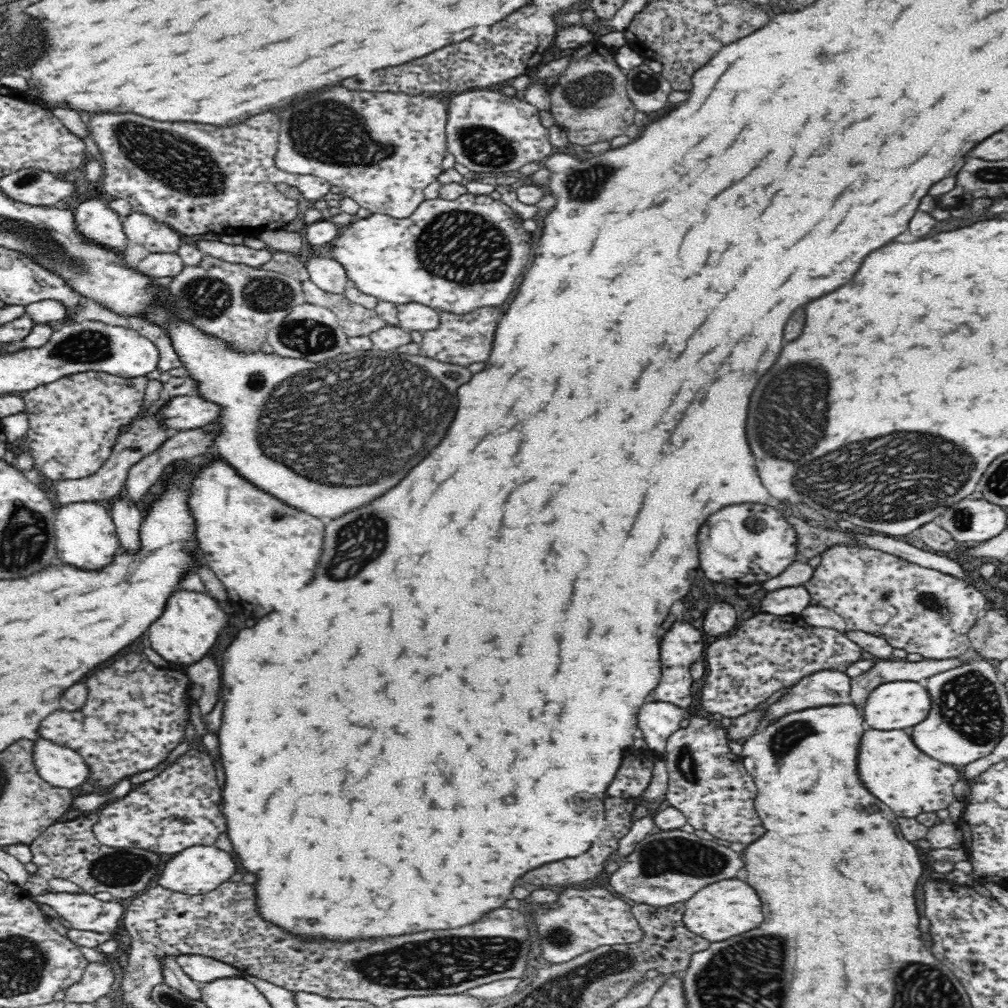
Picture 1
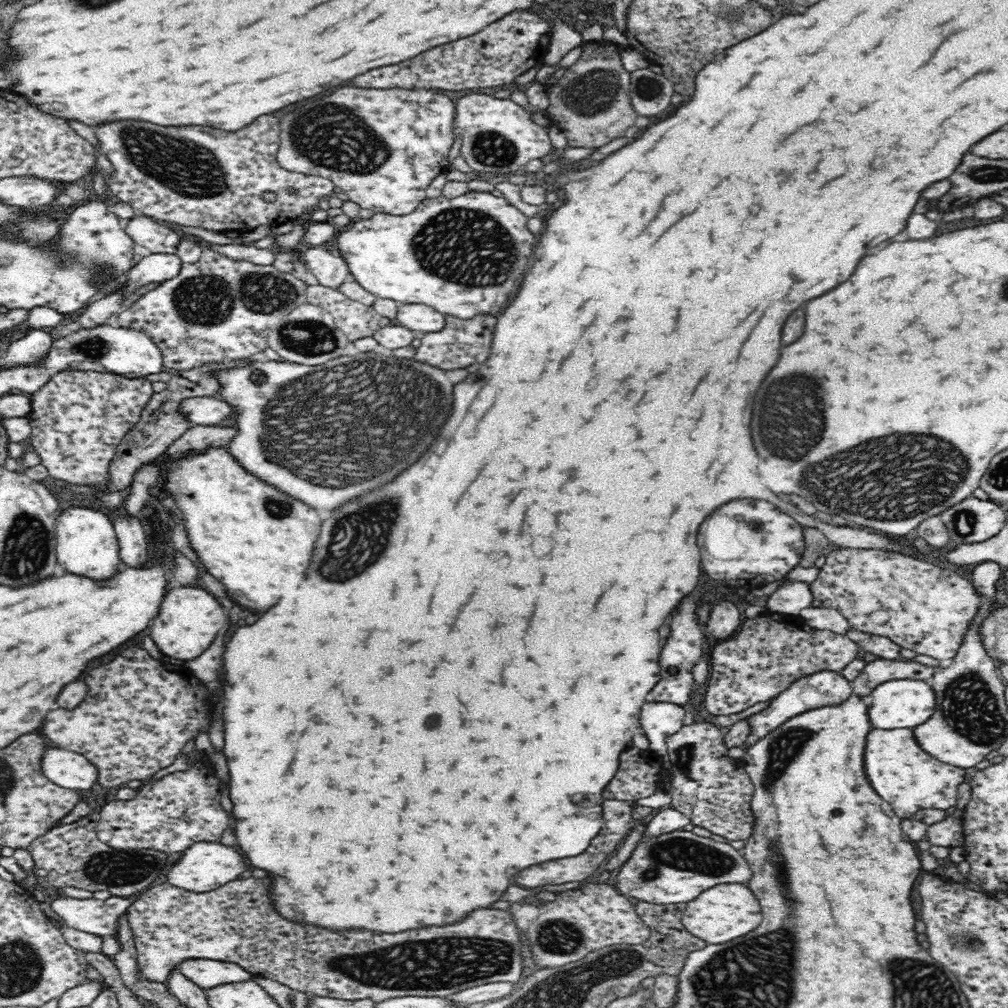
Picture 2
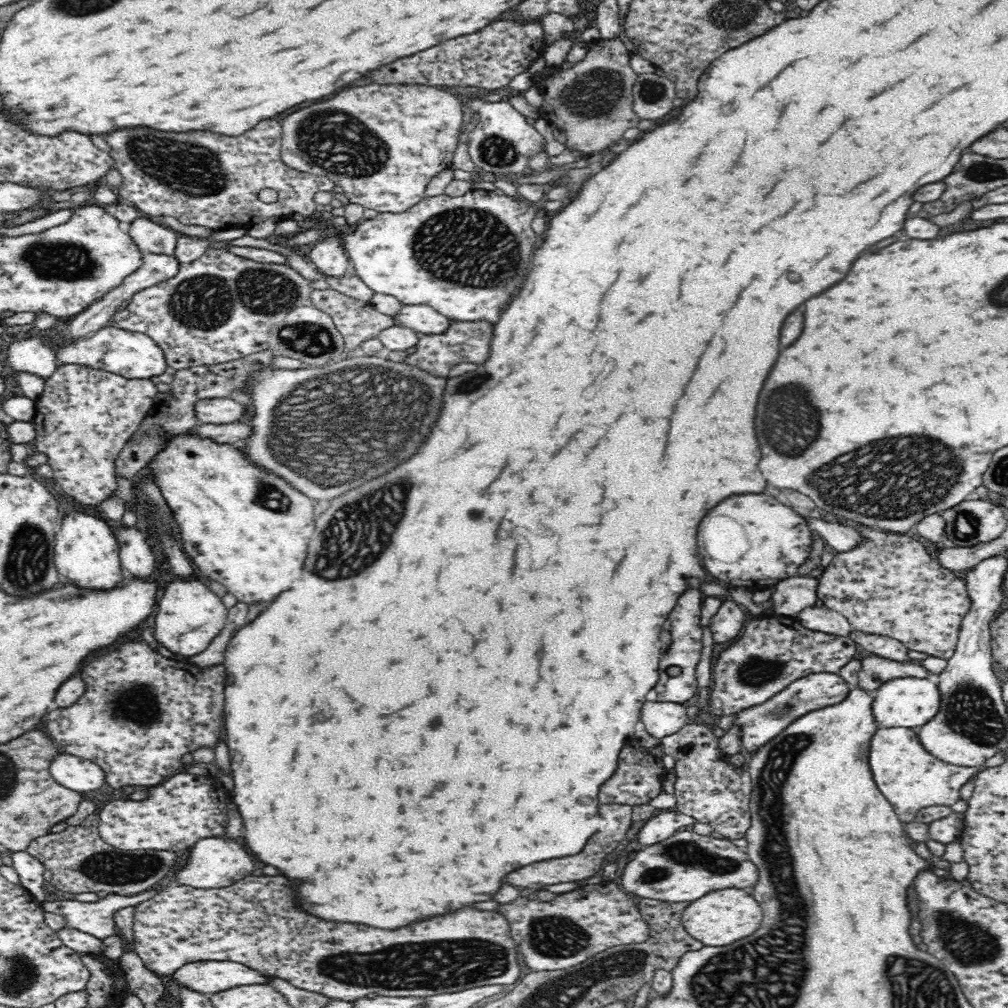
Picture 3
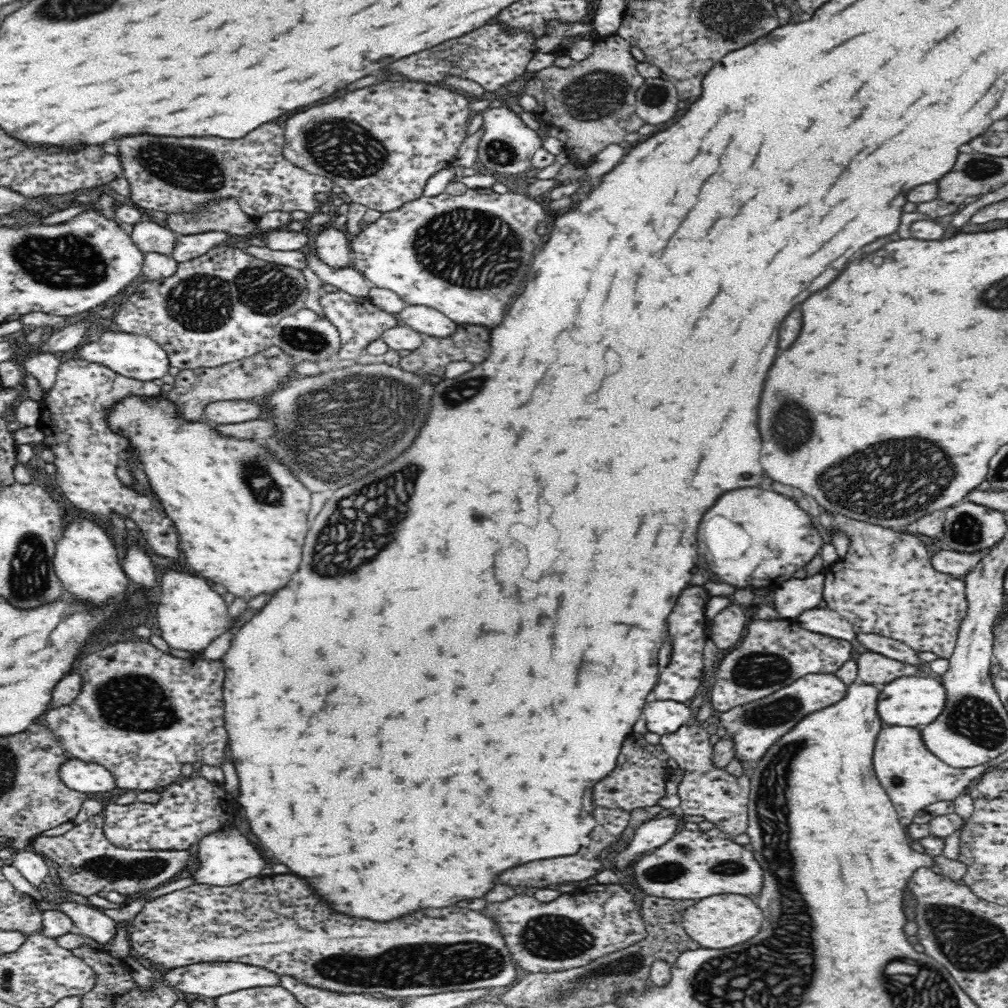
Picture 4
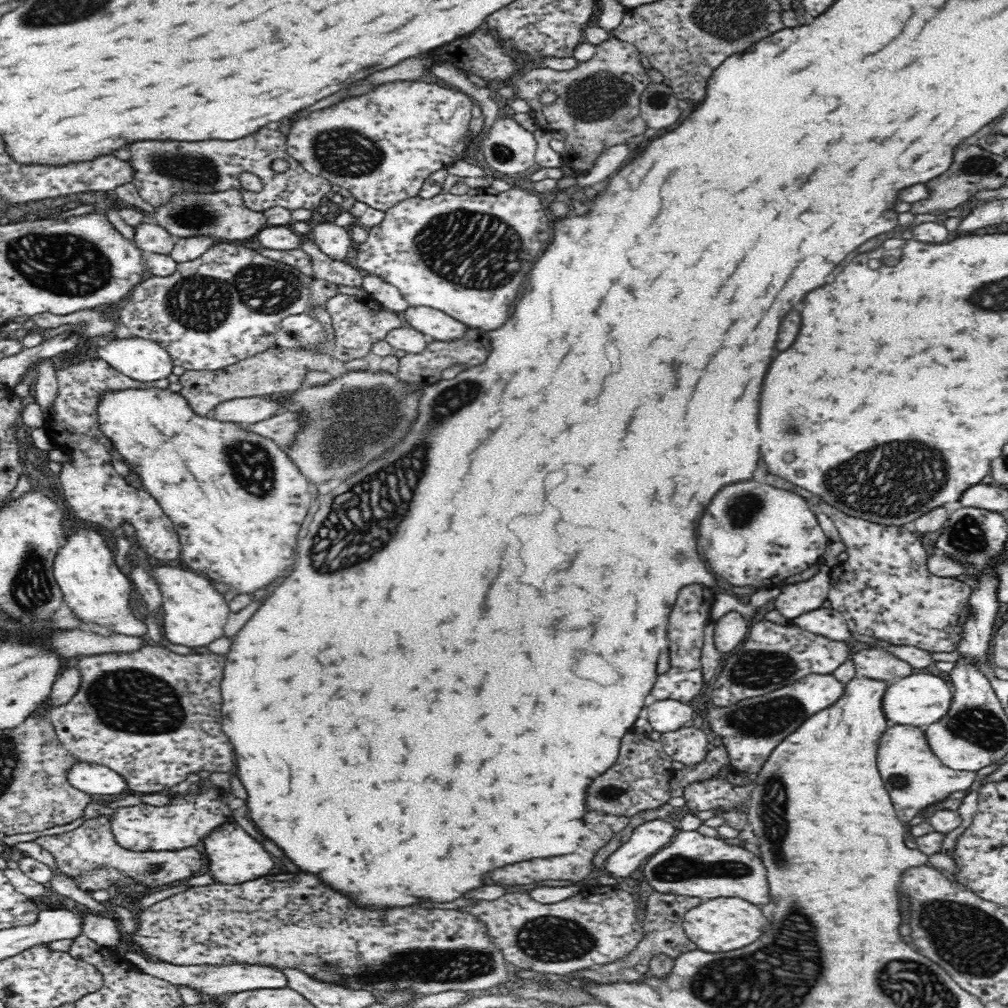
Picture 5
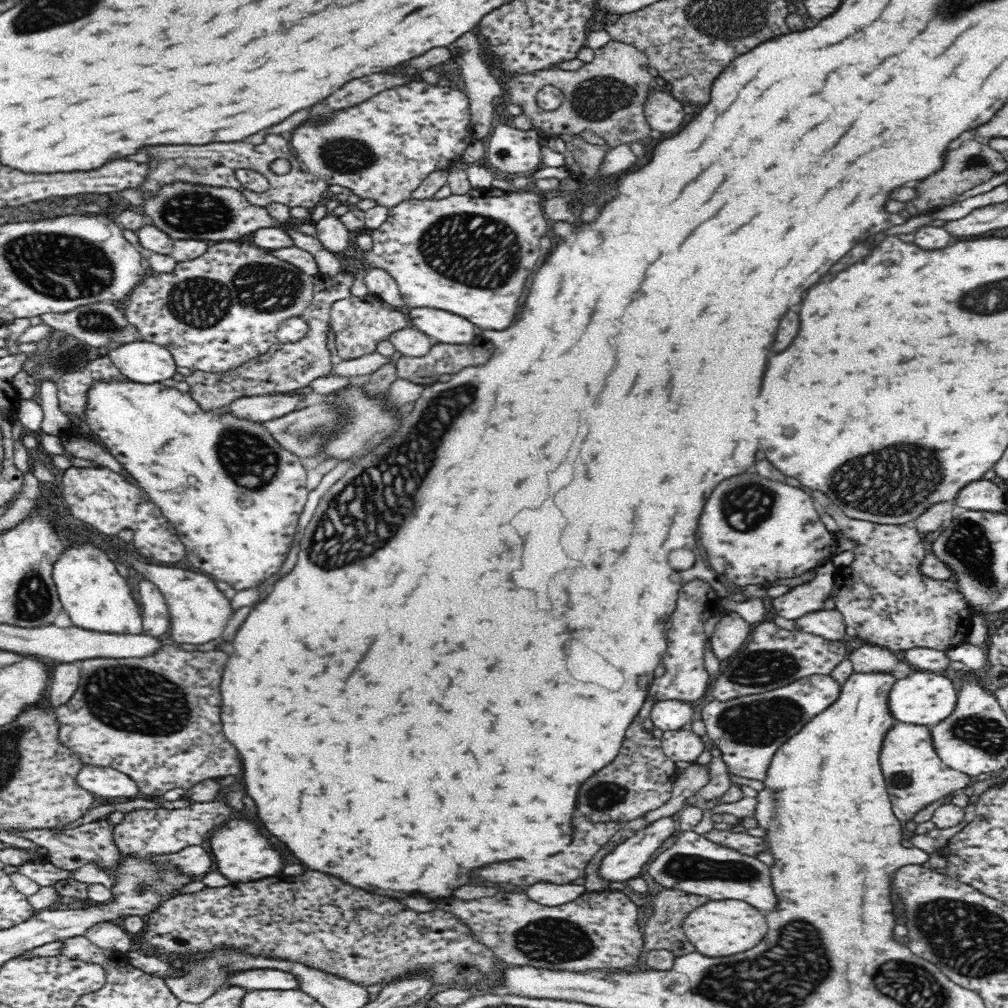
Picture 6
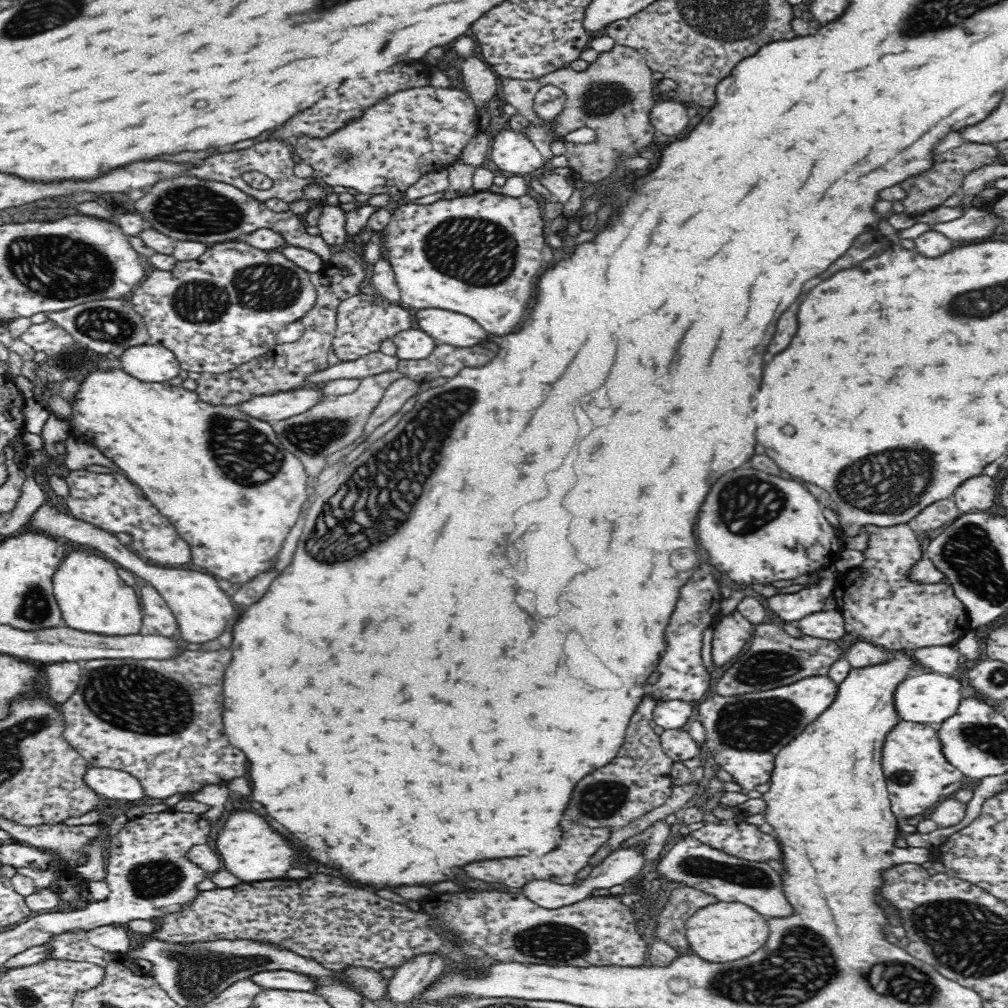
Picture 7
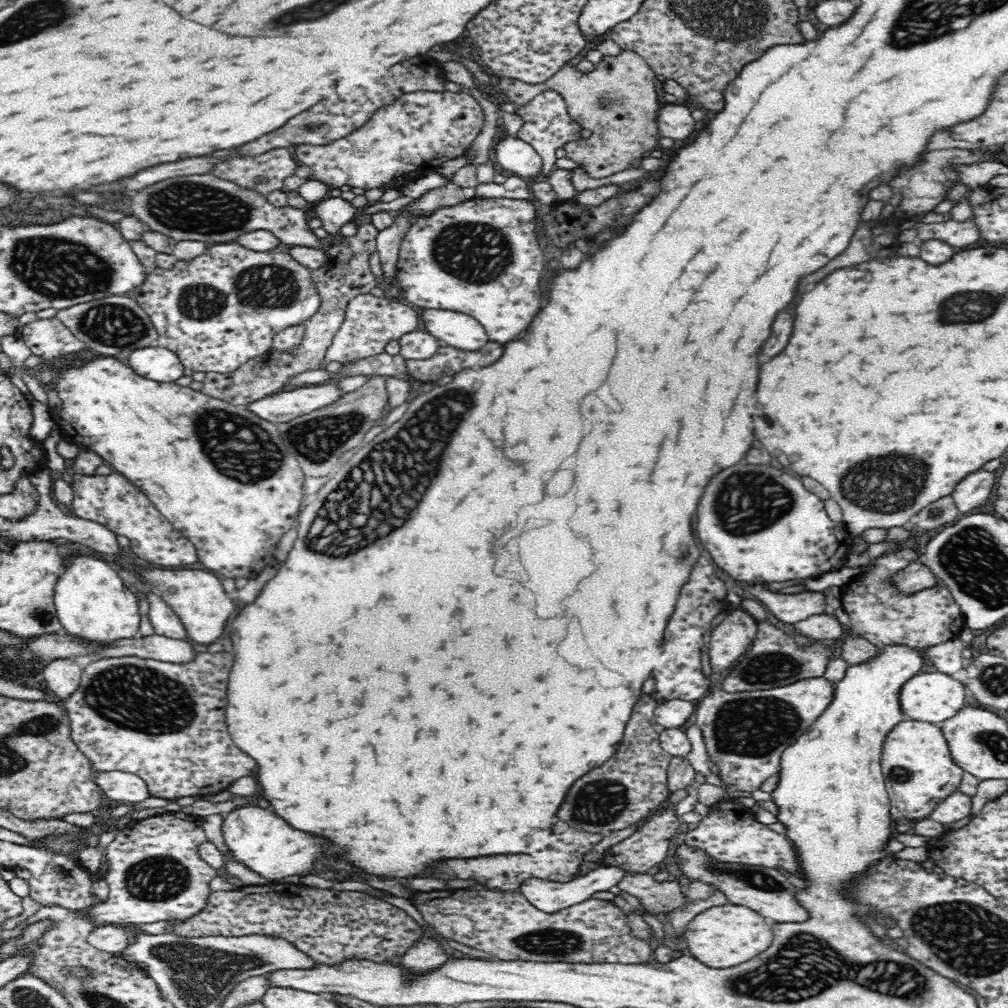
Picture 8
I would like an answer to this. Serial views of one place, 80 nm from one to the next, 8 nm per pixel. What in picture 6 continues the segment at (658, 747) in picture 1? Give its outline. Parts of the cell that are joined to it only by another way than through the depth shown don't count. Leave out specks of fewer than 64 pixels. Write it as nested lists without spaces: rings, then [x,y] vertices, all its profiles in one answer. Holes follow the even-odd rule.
[[[681,700],[656,701],[650,708],[649,717],[656,729],[681,730],[692,721],[692,705]]]

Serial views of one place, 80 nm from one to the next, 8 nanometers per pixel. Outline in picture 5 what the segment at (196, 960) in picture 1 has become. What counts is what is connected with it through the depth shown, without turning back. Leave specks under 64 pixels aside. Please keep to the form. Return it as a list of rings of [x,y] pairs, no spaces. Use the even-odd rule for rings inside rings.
[[[133,948],[125,956],[133,968],[144,974],[150,974],[155,978],[170,982],[176,988],[186,987],[200,991],[212,998],[222,996],[222,994],[230,995],[246,990],[287,987],[287,979],[283,972],[268,966],[238,963],[229,963],[228,965],[174,966],[167,964],[167,962],[146,960],[143,957],[144,955],[141,955]]]

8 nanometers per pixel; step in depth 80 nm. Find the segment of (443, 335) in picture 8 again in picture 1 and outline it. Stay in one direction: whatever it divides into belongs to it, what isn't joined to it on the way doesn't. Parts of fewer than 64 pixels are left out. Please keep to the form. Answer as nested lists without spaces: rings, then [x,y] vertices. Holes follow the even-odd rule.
[[[417,302],[396,305],[398,309],[398,326],[405,330],[417,330],[424,333],[427,330],[434,330],[440,324],[438,310],[432,310],[426,305]]]

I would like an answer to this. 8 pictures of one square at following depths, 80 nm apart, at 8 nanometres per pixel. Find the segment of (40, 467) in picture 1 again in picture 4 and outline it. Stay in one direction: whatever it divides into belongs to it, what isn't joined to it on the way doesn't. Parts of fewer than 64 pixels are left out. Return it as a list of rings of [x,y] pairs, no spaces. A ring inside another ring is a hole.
[[[70,359],[59,366],[52,388],[43,394],[36,426],[42,432],[40,444],[54,455],[54,478],[70,503],[105,521],[112,512],[134,520],[149,550],[178,560],[181,554],[179,535],[162,506],[138,487],[127,488],[120,483],[118,453],[129,448],[129,438],[119,430],[112,430],[107,419],[113,406],[125,398],[142,397],[147,401],[160,393],[160,387],[153,381],[134,380],[104,365]]]

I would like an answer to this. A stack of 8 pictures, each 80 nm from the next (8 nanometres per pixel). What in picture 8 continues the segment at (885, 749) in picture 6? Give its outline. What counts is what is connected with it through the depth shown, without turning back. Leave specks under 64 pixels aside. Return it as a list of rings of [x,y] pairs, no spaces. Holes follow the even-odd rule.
[[[908,720],[899,722],[883,744],[881,771],[890,794],[891,816],[915,821],[928,818],[936,807],[958,790],[964,771],[954,763],[940,725]]]

